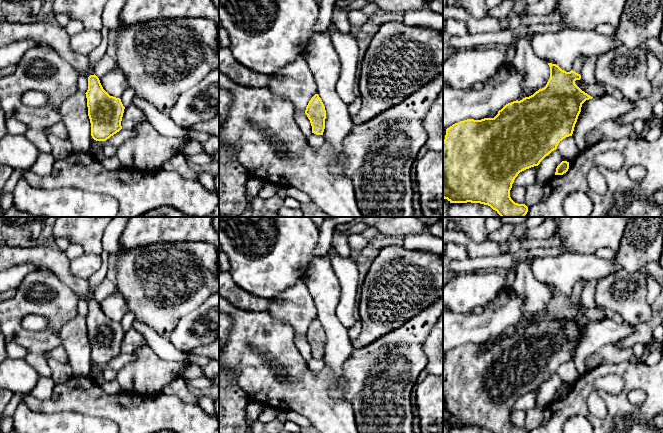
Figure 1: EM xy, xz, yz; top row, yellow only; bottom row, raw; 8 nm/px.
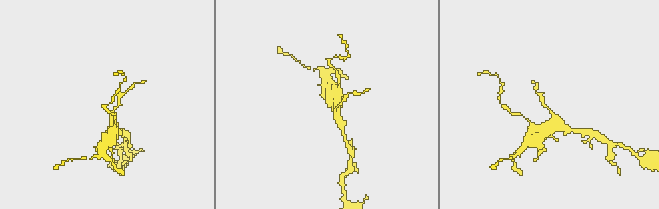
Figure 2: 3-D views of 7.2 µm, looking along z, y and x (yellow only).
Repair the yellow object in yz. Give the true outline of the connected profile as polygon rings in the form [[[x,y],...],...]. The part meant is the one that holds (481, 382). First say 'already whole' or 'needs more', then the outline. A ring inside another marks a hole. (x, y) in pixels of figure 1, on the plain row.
needs more; [[[582,280],[576,282],[570,296],[548,287],[550,302],[544,312],[520,325],[506,328],[494,342],[467,343],[447,352],[443,365],[443,422],[450,427],[480,427],[492,433],[528,433],[525,428],[511,423],[512,408],[520,396],[538,390],[563,363],[572,360],[582,328],[593,322],[575,308],[581,303],[583,285]]]

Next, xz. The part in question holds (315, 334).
already whole; [[[315,318],[309,325],[305,338],[310,344],[312,357],[323,359],[325,353],[326,334],[318,318]]]

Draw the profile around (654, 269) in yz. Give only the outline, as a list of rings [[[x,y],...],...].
[[[653,261],[648,263],[641,270],[646,276],[652,276],[657,281],[663,277],[663,268],[661,267],[659,261]]]

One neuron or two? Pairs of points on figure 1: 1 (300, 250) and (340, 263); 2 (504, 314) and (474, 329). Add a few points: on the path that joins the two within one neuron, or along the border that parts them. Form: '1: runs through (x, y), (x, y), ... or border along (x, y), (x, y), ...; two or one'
1: border along (333, 247), (329, 259); two
2: runs through (497, 316), (490, 323), (481, 327); one

